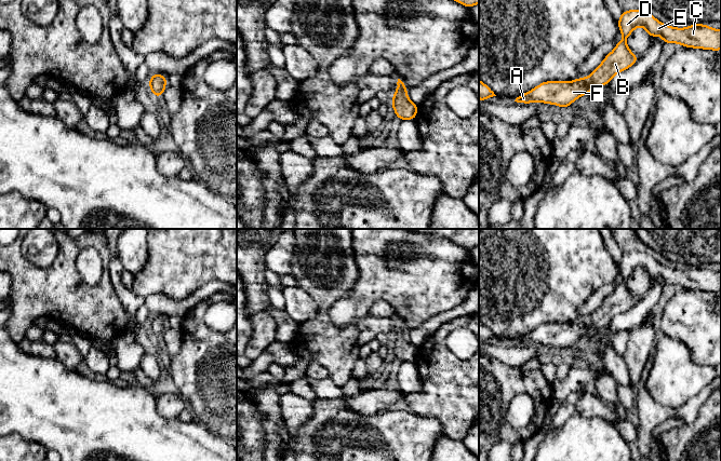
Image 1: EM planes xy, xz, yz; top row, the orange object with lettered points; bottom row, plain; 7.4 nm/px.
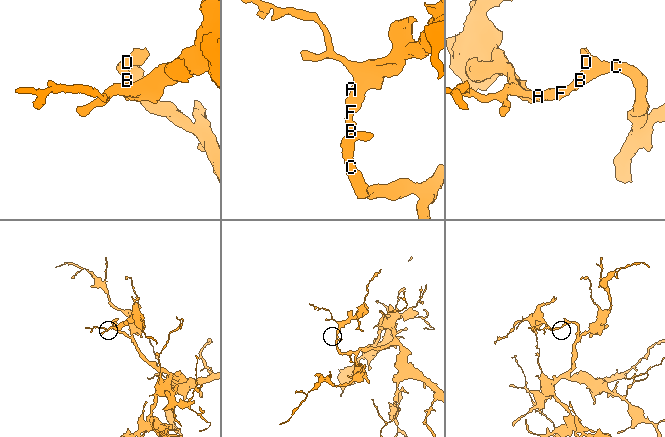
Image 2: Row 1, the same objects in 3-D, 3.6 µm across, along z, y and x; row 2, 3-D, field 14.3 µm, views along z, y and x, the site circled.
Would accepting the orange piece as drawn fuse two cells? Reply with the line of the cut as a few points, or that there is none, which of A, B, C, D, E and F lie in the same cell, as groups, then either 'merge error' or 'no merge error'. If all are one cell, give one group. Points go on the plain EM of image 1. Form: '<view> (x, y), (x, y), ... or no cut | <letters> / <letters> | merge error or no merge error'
no cut | A B C D E F | no merge error

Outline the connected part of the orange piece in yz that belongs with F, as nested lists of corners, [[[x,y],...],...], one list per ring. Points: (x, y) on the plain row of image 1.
[[[640,252],[622,253],[617,263],[623,282],[605,297],[603,303],[592,313],[590,318],[574,323],[545,323],[536,329],[520,337],[515,343],[521,345],[545,344],[562,350],[569,349],[583,337],[588,337],[595,329],[610,325],[618,314],[630,310],[640,299],[628,289],[626,282],[630,275],[642,268],[653,281],[659,276],[664,286],[679,285],[693,290],[721,291],[721,272],[704,266],[692,266],[687,270],[676,270],[657,262],[650,254]]]

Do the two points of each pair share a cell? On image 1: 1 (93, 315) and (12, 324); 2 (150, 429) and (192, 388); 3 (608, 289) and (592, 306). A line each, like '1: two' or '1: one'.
1: one
2: two
3: one

